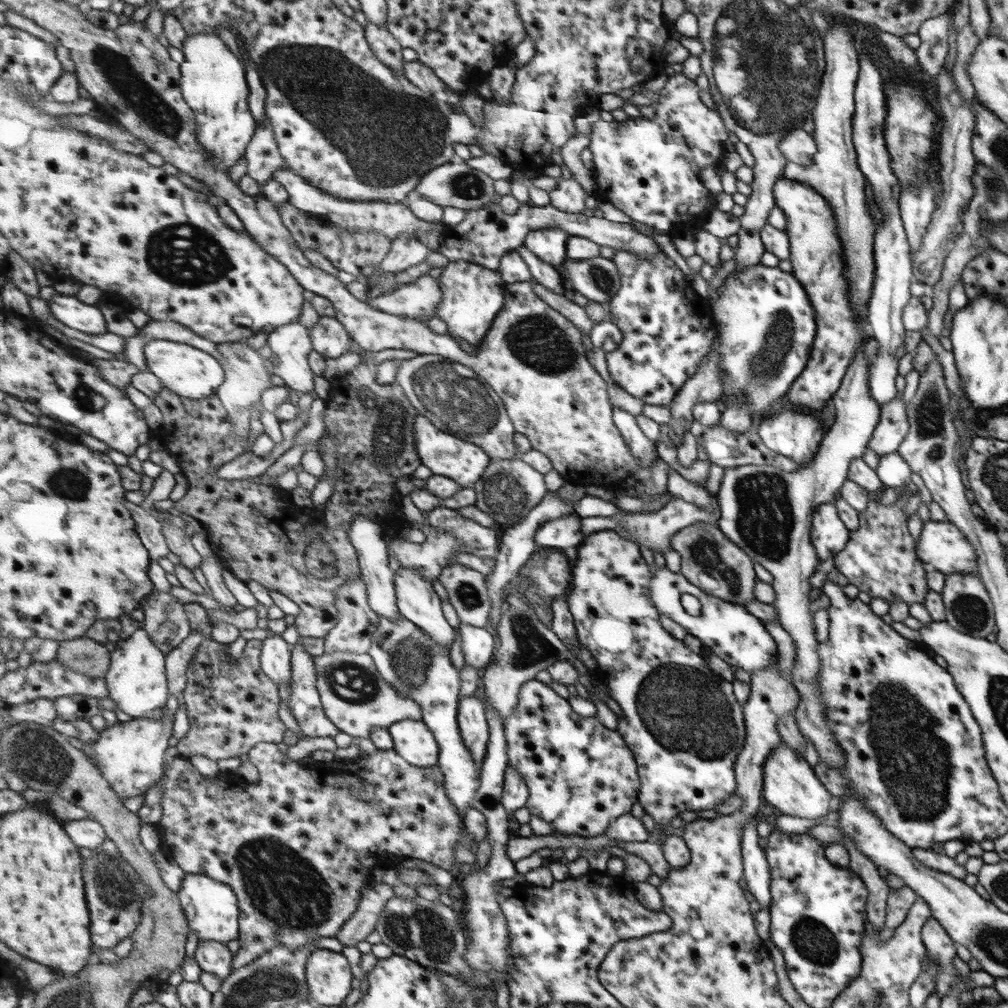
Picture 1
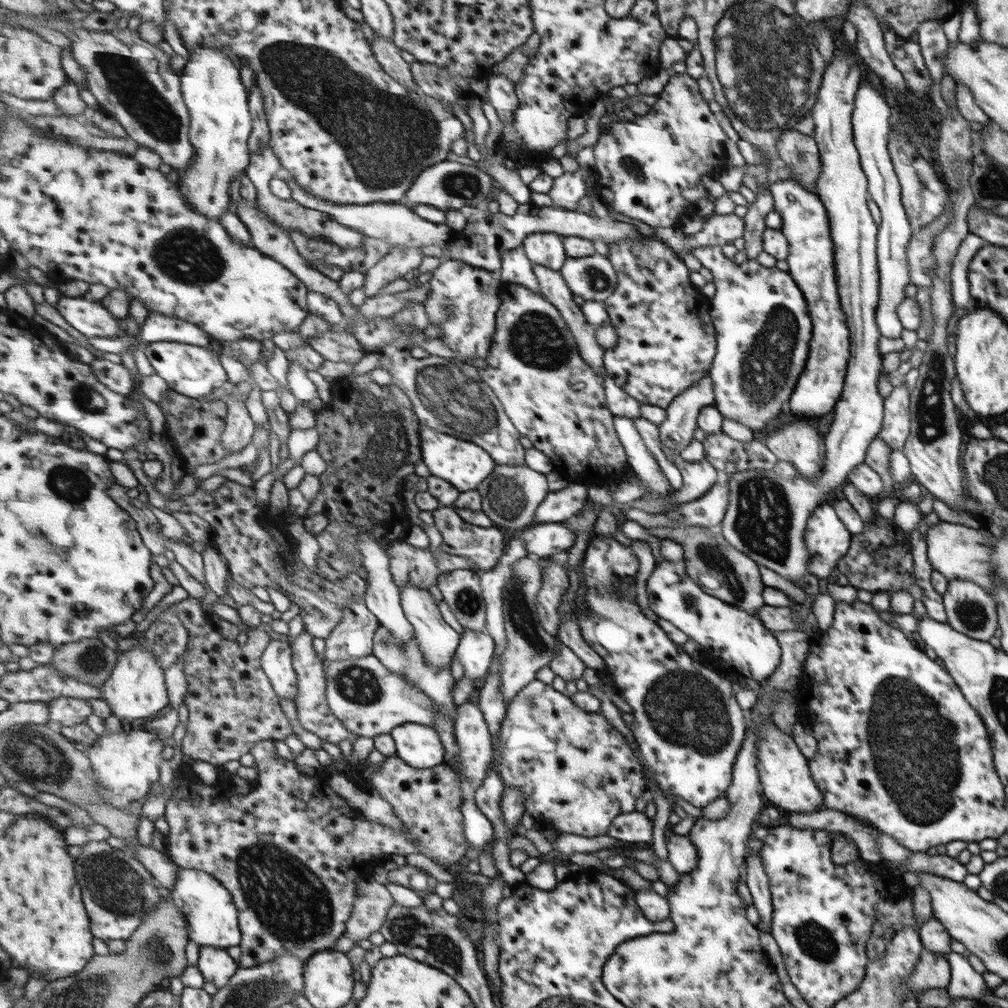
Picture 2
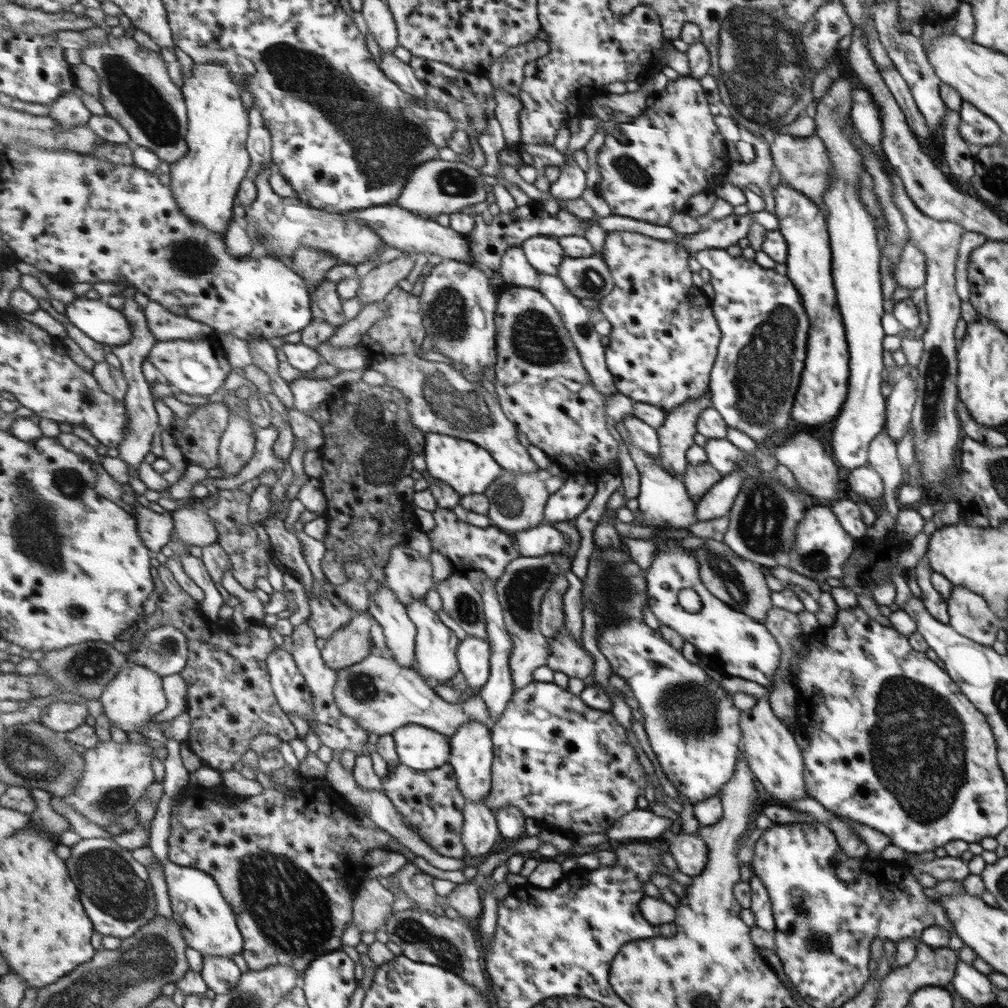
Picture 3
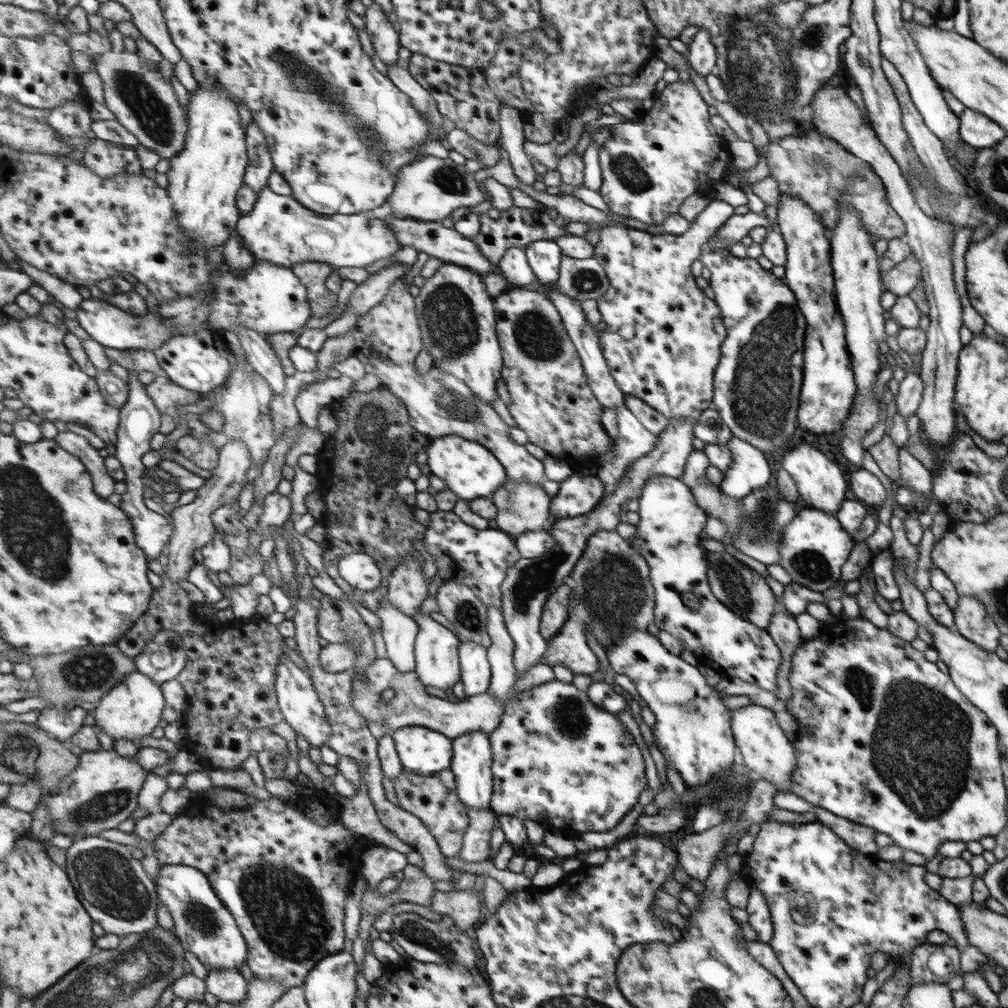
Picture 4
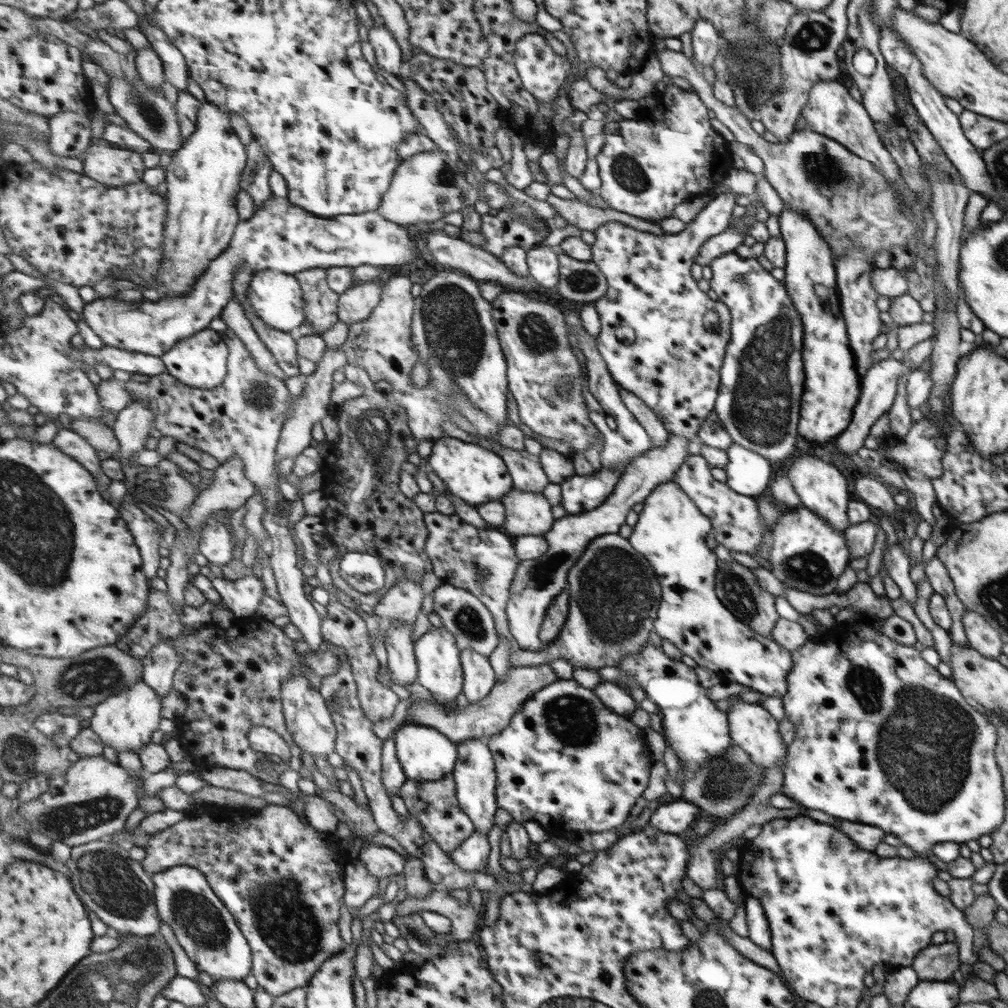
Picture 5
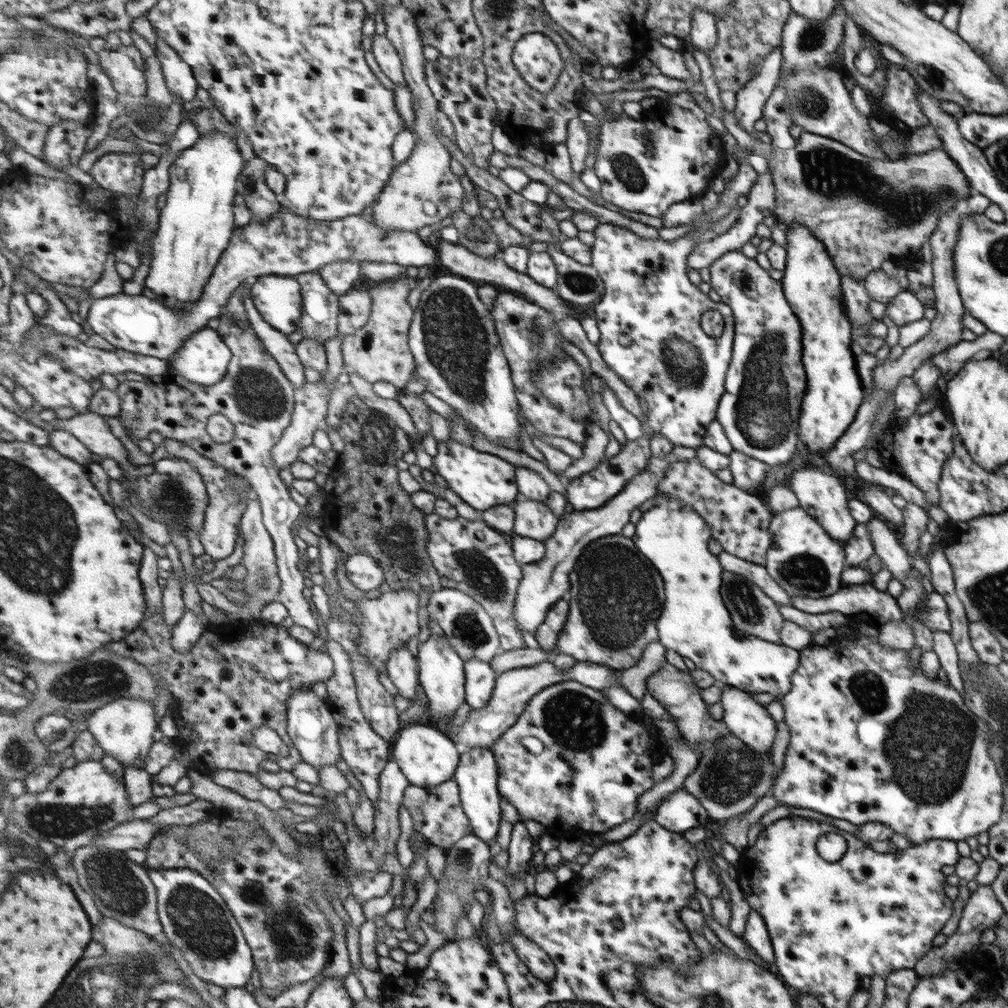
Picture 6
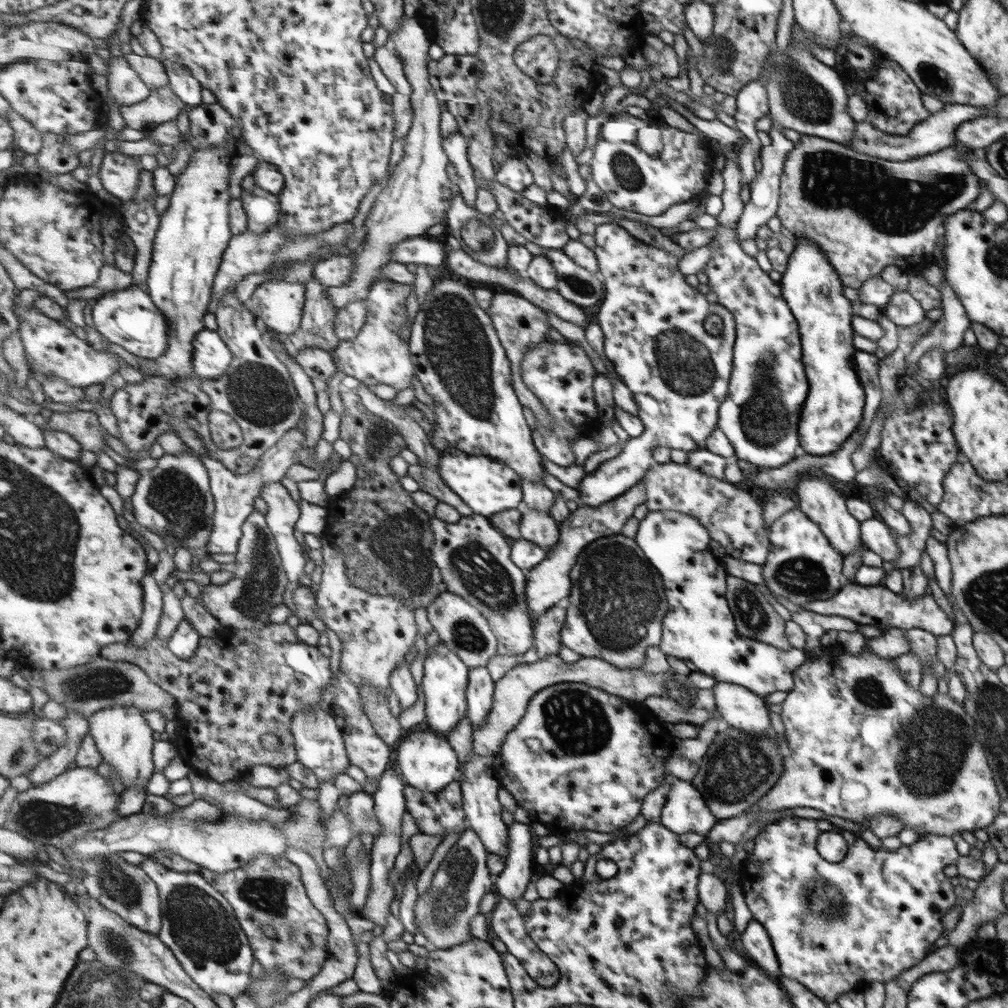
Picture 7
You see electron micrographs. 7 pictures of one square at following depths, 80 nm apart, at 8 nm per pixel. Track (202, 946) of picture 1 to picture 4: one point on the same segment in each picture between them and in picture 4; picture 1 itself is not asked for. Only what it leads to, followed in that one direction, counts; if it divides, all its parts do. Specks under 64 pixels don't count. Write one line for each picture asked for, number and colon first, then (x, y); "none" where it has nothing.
2: (218, 968)
3: (221, 974)
4: (228, 985)

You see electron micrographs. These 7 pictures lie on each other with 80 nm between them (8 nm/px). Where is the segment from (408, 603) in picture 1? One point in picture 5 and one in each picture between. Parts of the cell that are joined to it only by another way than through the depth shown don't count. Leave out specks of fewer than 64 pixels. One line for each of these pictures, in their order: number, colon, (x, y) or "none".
2: (439, 642)
3: (437, 646)
4: (437, 649)
5: (439, 658)

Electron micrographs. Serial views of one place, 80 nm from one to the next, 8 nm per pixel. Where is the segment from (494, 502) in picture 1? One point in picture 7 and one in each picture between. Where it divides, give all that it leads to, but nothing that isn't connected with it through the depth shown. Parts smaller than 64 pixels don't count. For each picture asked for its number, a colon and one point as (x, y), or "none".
2: (512, 495)
3: (518, 503)
4: (523, 507)
5: (528, 513)
6: (533, 519)
7: (539, 527)

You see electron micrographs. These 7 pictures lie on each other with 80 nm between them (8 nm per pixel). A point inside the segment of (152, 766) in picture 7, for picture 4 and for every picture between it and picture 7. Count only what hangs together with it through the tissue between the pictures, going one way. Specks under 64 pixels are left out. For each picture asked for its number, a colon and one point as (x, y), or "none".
4: (133, 709)
5: (125, 722)
6: (124, 728)

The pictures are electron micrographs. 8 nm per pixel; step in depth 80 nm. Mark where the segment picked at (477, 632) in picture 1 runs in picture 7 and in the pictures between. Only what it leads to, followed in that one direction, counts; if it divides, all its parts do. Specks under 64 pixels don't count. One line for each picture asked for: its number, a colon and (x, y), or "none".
2: (476, 652)
3: (474, 653)
4: (477, 675)
5: (480, 678)
6: (481, 677)
7: (482, 688)

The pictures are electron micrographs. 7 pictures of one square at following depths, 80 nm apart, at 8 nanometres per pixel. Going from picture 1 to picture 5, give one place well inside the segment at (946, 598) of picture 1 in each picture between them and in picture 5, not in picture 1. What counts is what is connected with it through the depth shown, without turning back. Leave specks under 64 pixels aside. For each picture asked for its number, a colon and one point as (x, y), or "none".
2: (970, 610)
3: (968, 613)
4: (970, 619)
5: (980, 635)

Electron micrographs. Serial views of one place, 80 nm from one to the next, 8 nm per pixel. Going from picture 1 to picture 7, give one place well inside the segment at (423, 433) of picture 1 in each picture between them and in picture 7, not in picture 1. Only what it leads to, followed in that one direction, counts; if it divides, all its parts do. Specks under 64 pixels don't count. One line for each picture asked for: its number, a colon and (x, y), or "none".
2: (464, 464)
3: (468, 468)
4: (470, 470)
5: (477, 475)
6: (484, 481)
7: (489, 486)

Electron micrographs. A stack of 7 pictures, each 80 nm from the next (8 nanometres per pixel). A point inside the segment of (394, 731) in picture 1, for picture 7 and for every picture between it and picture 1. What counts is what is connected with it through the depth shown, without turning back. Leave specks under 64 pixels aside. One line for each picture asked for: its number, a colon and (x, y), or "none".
2: (421, 746)
3: (419, 747)
4: (423, 751)
5: (426, 753)
6: (429, 757)
7: (427, 761)

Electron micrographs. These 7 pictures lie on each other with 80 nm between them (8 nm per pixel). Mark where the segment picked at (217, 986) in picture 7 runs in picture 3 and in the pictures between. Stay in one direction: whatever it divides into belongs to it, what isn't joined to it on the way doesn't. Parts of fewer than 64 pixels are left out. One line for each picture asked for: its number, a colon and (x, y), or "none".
3: (198, 904)
4: (206, 927)
5: (205, 928)
6: (197, 920)

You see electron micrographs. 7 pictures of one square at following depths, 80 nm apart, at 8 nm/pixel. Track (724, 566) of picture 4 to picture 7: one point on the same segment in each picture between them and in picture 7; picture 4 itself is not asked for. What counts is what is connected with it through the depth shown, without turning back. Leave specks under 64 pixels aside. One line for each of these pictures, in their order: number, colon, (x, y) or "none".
5: (739, 591)
6: (751, 612)
7: (754, 618)

